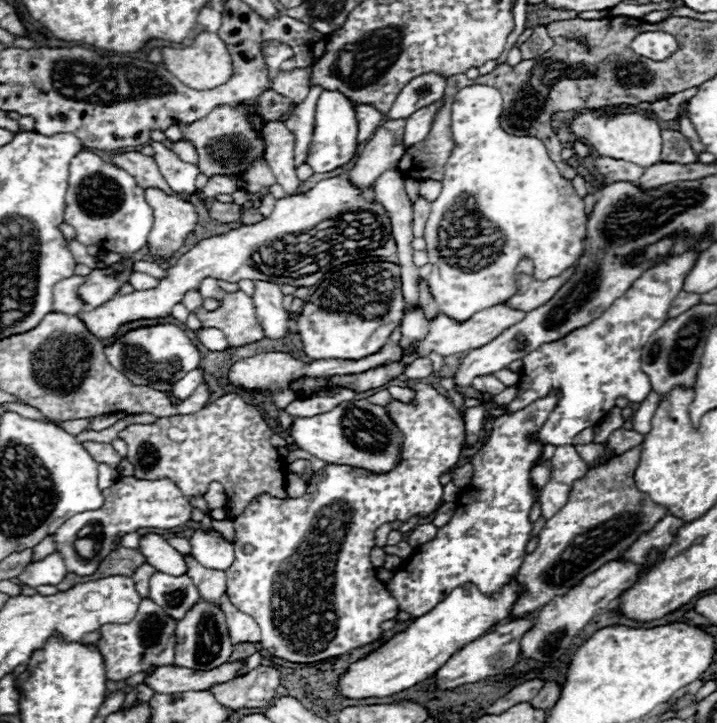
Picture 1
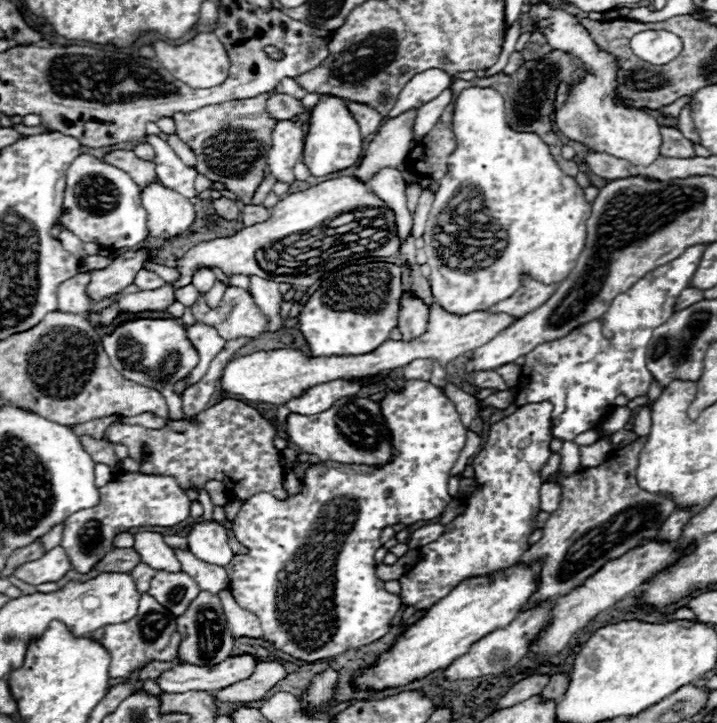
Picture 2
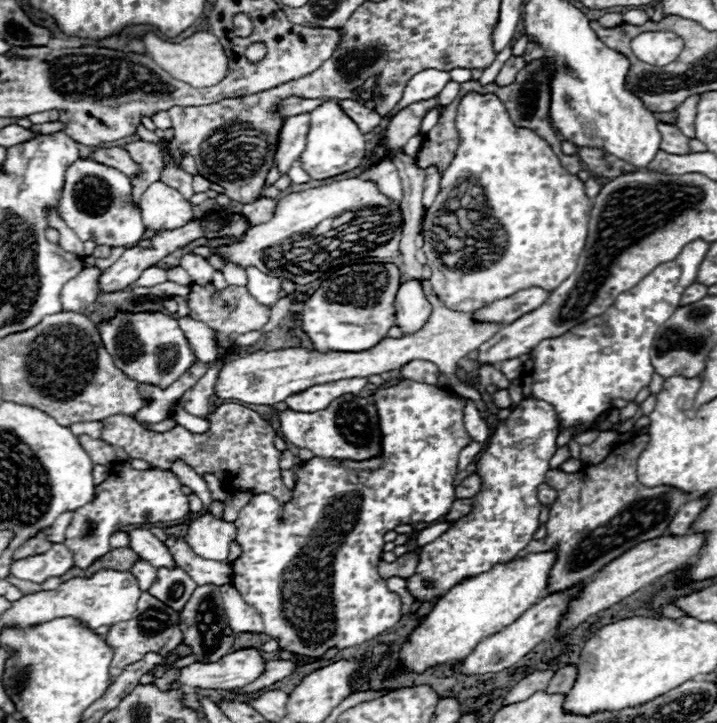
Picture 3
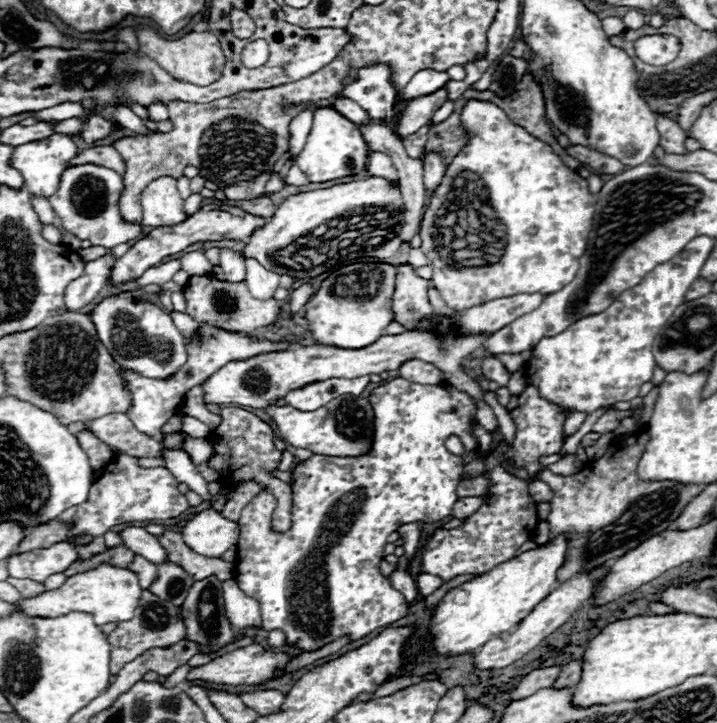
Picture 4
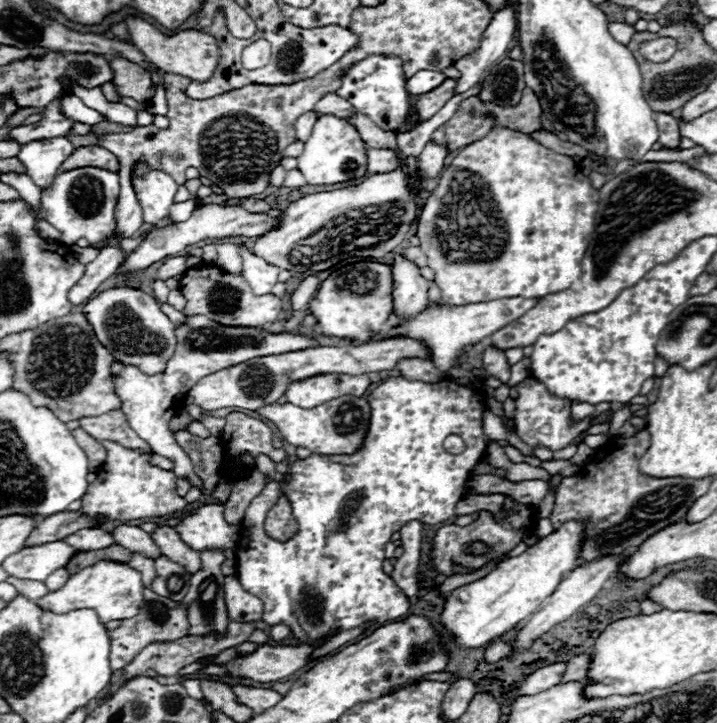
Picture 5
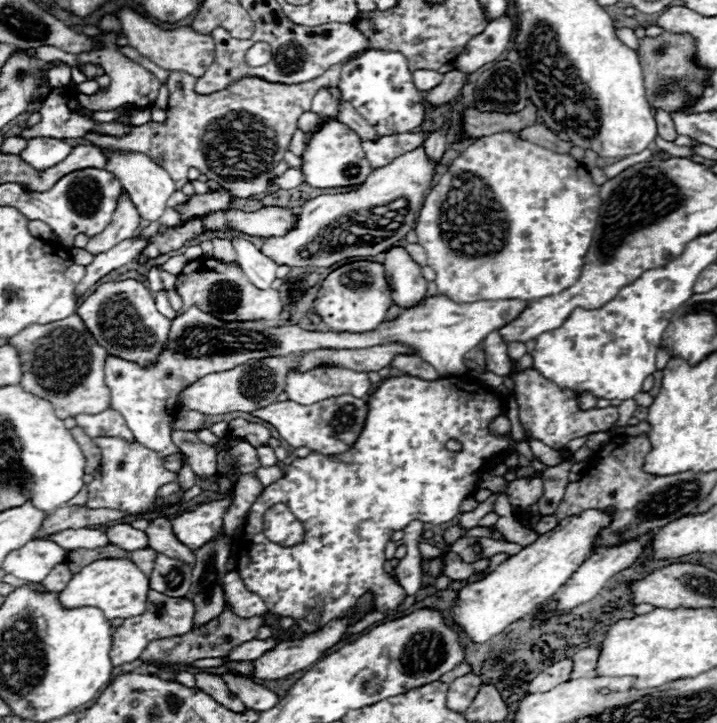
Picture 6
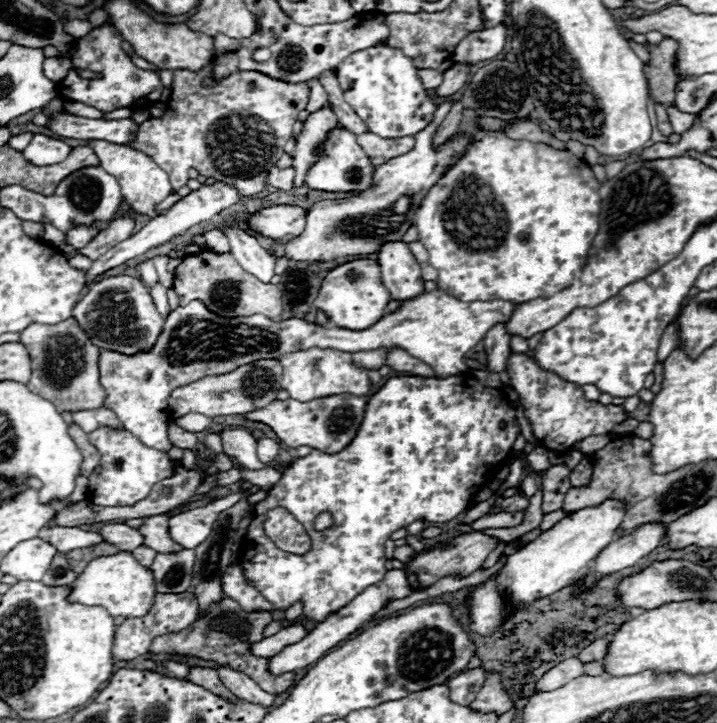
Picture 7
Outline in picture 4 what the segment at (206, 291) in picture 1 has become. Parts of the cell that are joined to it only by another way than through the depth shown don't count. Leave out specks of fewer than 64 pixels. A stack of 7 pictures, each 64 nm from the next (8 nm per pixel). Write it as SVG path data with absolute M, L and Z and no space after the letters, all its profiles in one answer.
M188 252L180 258L182 270L186 270L190 276L204 276L212 272L212 264L206 260L202 252Z

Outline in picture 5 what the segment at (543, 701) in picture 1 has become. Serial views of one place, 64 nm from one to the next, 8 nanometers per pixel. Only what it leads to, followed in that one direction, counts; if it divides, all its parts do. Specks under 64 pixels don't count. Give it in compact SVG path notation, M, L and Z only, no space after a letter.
M578 654L574 656L568 664L566 664L566 672L562 676L562 684L566 682L576 682L576 680L584 680L586 672L588 672L588 664L590 664L590 656L588 654Z

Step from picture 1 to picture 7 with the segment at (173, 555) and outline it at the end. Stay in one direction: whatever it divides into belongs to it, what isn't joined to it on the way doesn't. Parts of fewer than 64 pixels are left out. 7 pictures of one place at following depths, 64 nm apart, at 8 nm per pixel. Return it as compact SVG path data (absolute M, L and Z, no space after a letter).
M106 524L102 526L100 534L104 534L104 540L108 544L114 544L124 552L132 552L144 544L144 536L126 524Z

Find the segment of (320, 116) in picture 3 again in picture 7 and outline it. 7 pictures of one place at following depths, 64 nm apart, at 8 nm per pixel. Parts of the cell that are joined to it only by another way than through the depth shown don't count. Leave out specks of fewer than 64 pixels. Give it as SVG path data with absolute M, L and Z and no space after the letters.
M338 126L326 136L324 156L316 160L306 174L306 186L314 190L328 190L328 192L360 192L372 184L372 172L376 168L370 164L368 156L356 142L356 134Z

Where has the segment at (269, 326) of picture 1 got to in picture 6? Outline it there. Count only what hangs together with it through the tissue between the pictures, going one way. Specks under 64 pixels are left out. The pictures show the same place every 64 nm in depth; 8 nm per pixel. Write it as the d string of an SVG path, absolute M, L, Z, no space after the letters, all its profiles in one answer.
M234 238L232 244L236 246L240 268L250 278L250 282L260 290L270 288L270 284L276 280L276 262L264 258L264 254L260 254L260 250L244 238Z

